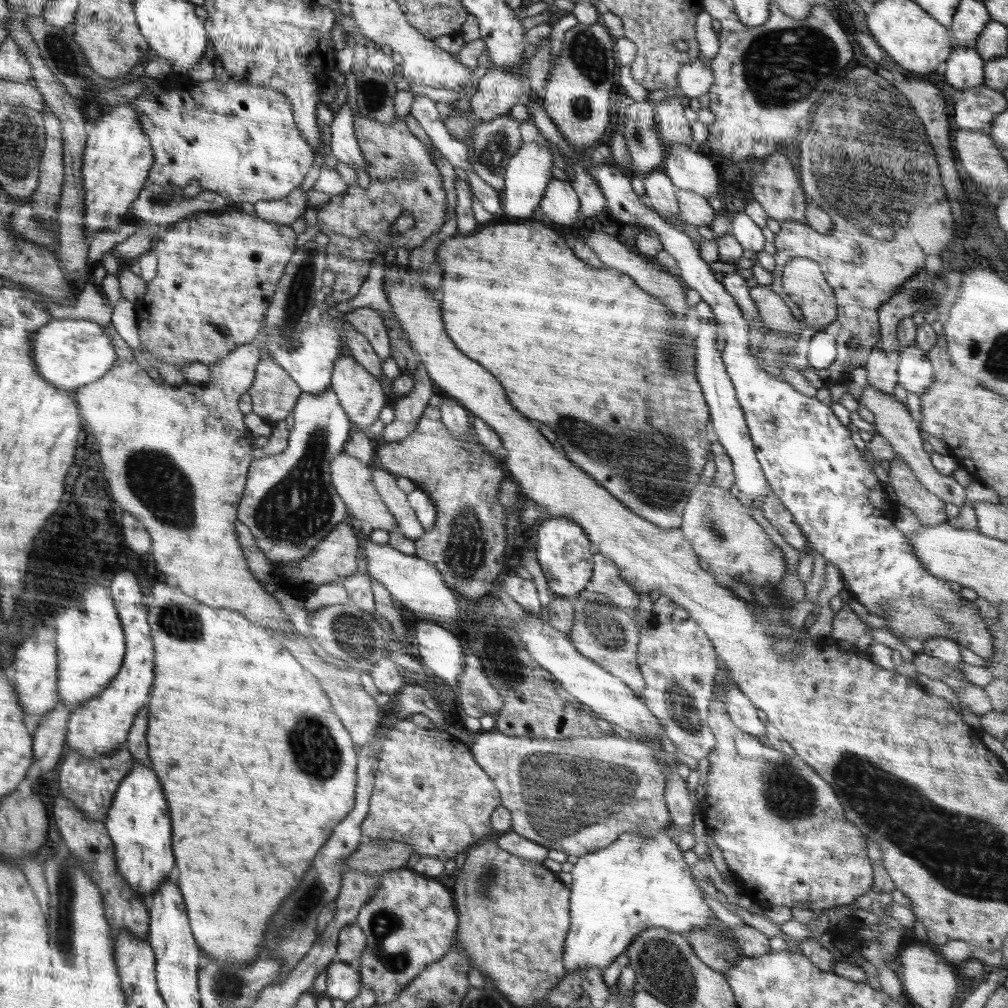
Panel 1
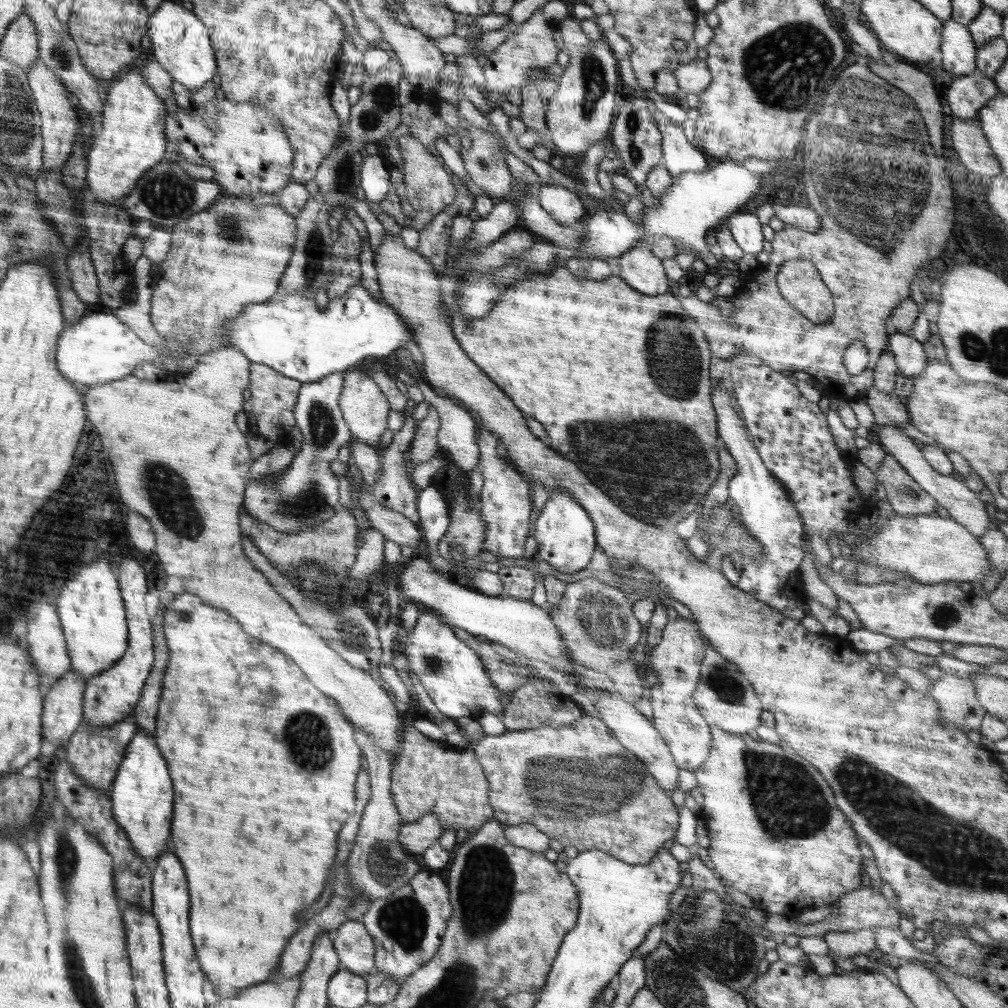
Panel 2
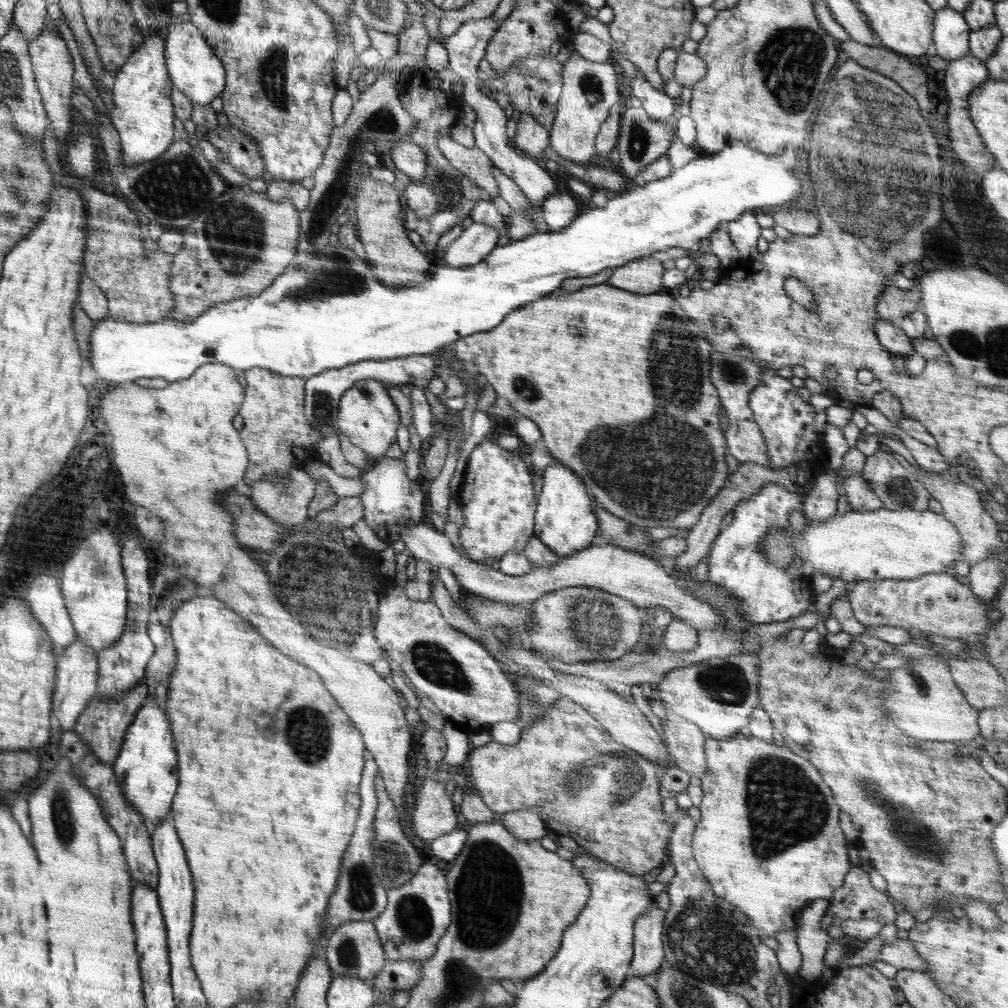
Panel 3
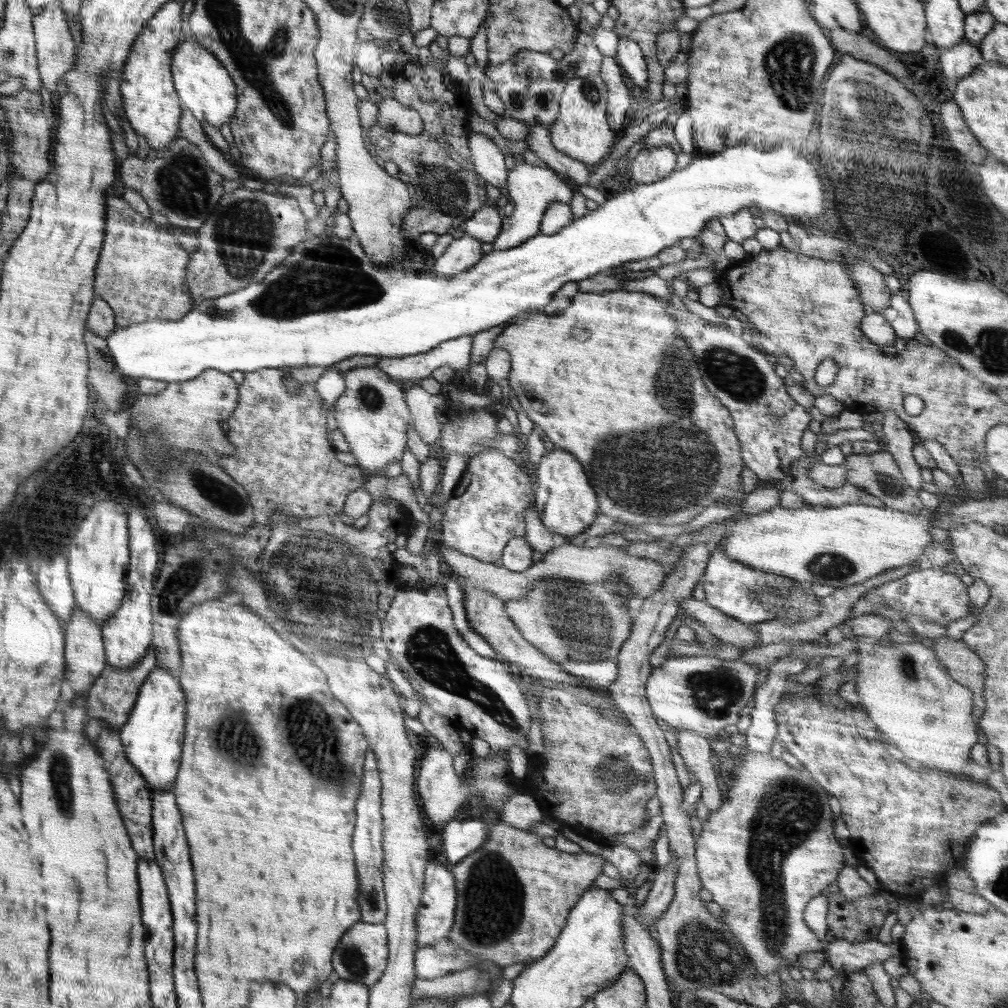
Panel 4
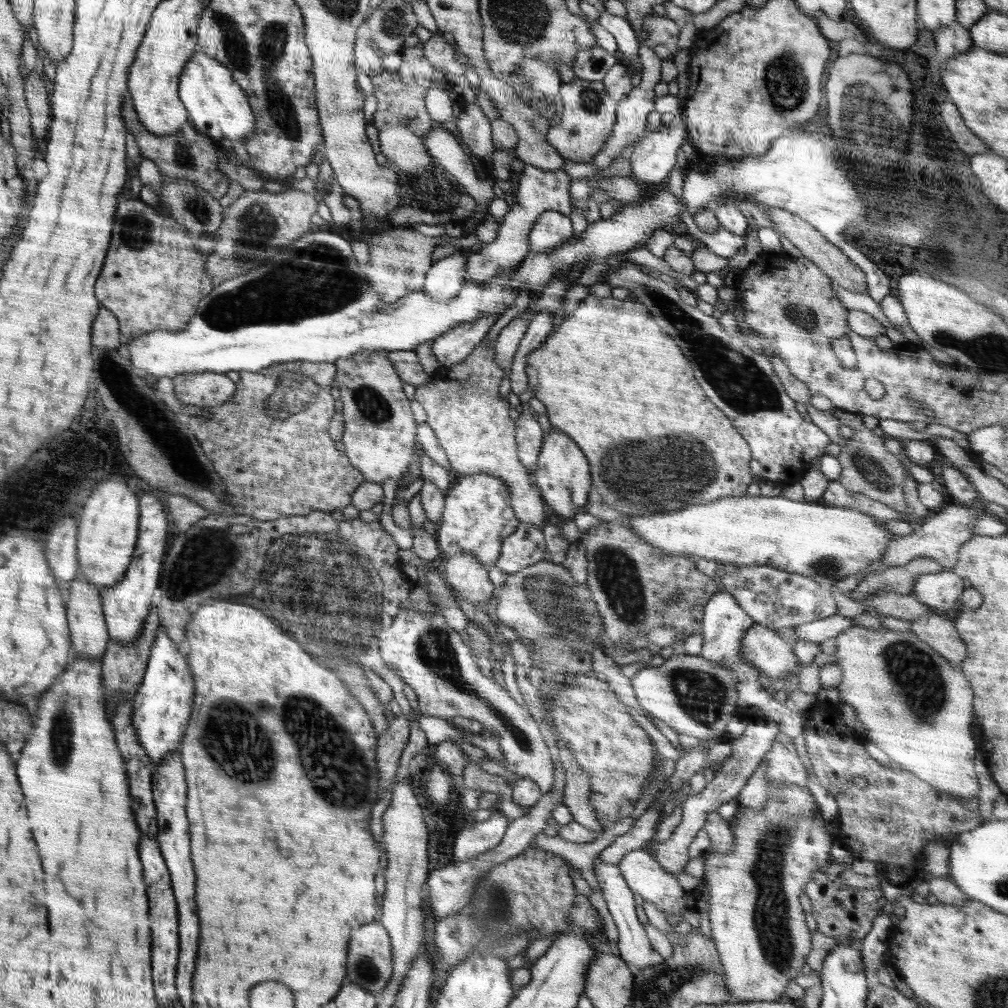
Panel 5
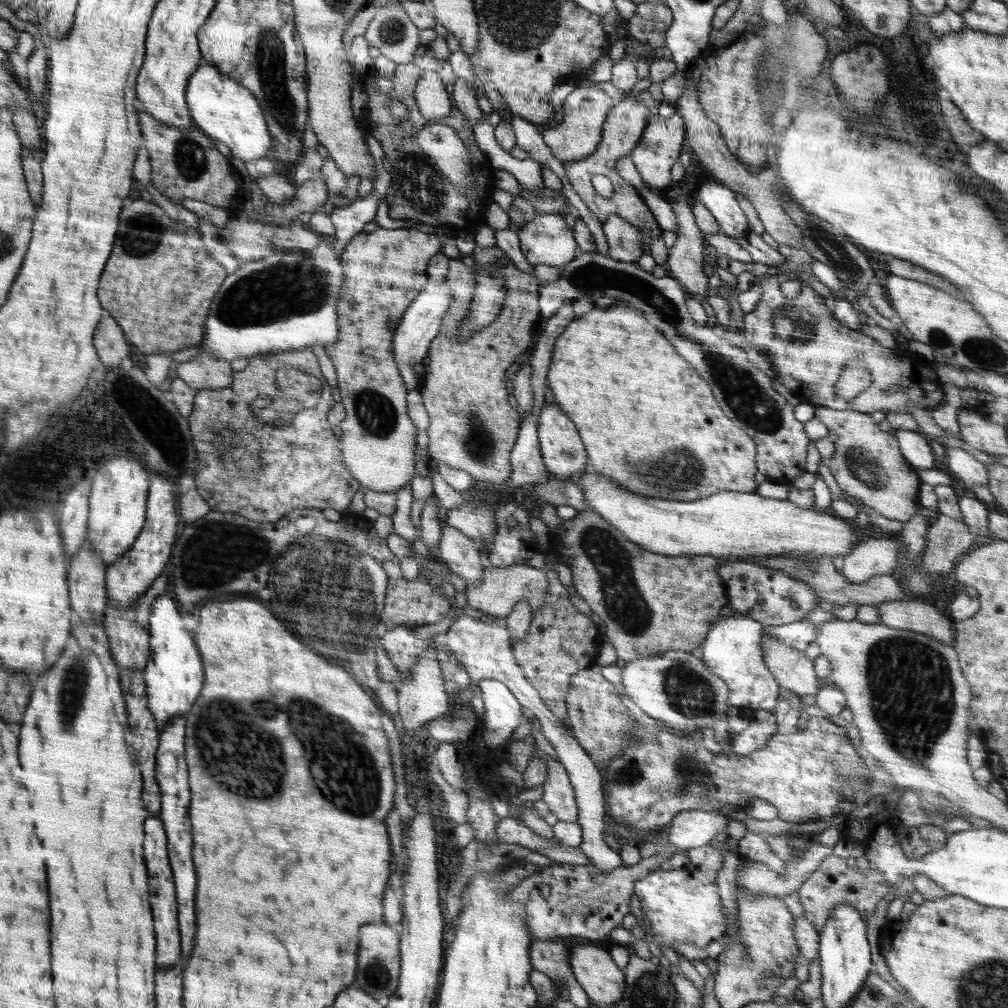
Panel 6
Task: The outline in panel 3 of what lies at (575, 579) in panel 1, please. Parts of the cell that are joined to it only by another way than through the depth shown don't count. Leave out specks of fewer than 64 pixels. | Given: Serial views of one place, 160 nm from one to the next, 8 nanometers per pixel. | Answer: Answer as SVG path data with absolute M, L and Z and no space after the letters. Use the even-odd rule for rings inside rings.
M548 465L542 477L542 492L535 510L535 537L560 557L588 548L595 543L599 520L595 510L596 500L589 495L586 485L570 467Z

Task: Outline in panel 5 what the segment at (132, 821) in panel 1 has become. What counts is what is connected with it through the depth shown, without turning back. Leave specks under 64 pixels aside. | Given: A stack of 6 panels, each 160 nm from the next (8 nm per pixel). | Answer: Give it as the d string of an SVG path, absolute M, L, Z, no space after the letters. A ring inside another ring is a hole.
M160 628L132 711L132 726L155 766L171 752L176 752L181 744L194 706L194 680L184 656L178 652L177 642L166 633L165 628Z

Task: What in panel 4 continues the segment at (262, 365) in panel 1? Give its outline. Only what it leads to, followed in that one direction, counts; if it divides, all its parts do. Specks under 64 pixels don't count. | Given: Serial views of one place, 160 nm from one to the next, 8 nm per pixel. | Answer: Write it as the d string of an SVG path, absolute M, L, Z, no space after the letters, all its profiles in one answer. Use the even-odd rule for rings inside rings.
M343 360L337 362L332 367L280 367L244 373L244 381L238 385L239 397L236 408L227 420L230 430L225 431L227 439L234 445L234 453L227 454L227 456L223 456L223 454L219 455L217 461L214 462L218 464L226 474L229 474L239 485L244 487L249 501L252 503L258 516L268 517L277 510L291 512L295 517L299 517L300 519L314 518L315 516L322 515L337 515L343 509L347 496L360 488L366 481L369 474L364 469L360 468L358 465L346 465L336 459L337 452L330 441L330 432L326 425L326 413L328 412L328 408L323 408L323 404L321 404L323 400L321 400L320 395L315 389L315 384L318 378L320 378L320 376L322 376L326 371L334 369L345 373L350 369L353 369L354 366L356 366L356 364L354 364L352 360Z

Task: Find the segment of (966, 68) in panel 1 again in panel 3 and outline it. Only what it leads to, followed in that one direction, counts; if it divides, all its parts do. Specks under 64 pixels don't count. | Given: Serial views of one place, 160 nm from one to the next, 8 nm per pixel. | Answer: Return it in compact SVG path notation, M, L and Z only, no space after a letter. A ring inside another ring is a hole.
M948 6L935 11L932 36L940 58L950 60L966 56L970 33L963 13Z

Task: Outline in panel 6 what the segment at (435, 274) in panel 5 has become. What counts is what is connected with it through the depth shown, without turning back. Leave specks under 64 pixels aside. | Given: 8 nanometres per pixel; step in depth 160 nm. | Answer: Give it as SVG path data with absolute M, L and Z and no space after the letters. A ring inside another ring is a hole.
M447 281L440 284L428 282L413 304L410 304L410 307L404 311L394 329L393 355L408 391L416 389L420 383L420 377L414 373L411 366L422 362L426 352L429 351L430 343L439 333L448 307L450 307L449 283Z

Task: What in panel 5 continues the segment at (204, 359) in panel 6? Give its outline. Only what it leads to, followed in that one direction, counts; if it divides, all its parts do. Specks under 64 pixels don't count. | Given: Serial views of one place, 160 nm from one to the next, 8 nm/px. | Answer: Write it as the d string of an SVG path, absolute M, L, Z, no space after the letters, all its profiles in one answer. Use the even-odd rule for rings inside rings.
M202 371L176 375L173 385L175 397L181 404L206 407L230 400L236 383L225 373Z

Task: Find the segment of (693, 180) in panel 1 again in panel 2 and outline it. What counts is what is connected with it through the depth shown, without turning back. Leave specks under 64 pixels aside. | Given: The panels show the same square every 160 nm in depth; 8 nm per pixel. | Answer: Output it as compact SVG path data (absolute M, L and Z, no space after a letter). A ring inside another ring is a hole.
M650 105L652 116L661 130L662 161L670 175L674 178L686 172L700 173L705 170L704 153L695 143L690 143L681 124L673 123L656 107Z

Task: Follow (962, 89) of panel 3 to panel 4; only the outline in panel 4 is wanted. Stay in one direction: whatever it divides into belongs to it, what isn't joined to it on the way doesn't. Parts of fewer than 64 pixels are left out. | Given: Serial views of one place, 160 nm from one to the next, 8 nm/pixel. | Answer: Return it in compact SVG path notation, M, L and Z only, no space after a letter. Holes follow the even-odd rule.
M965 37L956 46L941 50L939 58L944 76L952 82L968 76L983 61L979 47L972 46Z

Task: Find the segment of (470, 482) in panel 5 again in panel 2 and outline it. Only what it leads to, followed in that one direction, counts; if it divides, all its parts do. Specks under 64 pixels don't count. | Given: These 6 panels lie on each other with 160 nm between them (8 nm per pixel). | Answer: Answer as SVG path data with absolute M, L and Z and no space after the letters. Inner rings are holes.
M479 428L477 444L480 456L476 468L484 476L478 511L485 522L485 550L499 558L520 558L524 556L524 543L530 536L530 516L532 516L531 484L507 463L506 458L498 456L498 441L484 428Z

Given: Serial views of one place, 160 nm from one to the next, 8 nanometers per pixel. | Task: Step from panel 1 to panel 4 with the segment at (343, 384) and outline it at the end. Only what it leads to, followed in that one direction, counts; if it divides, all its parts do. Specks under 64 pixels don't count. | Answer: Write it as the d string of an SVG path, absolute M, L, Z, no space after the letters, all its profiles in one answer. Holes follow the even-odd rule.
M354 367L344 373L346 388L335 402L334 418L345 436L357 465L368 474L380 474L392 461L399 461L407 448L408 430L413 420L405 401L405 392L382 369Z

